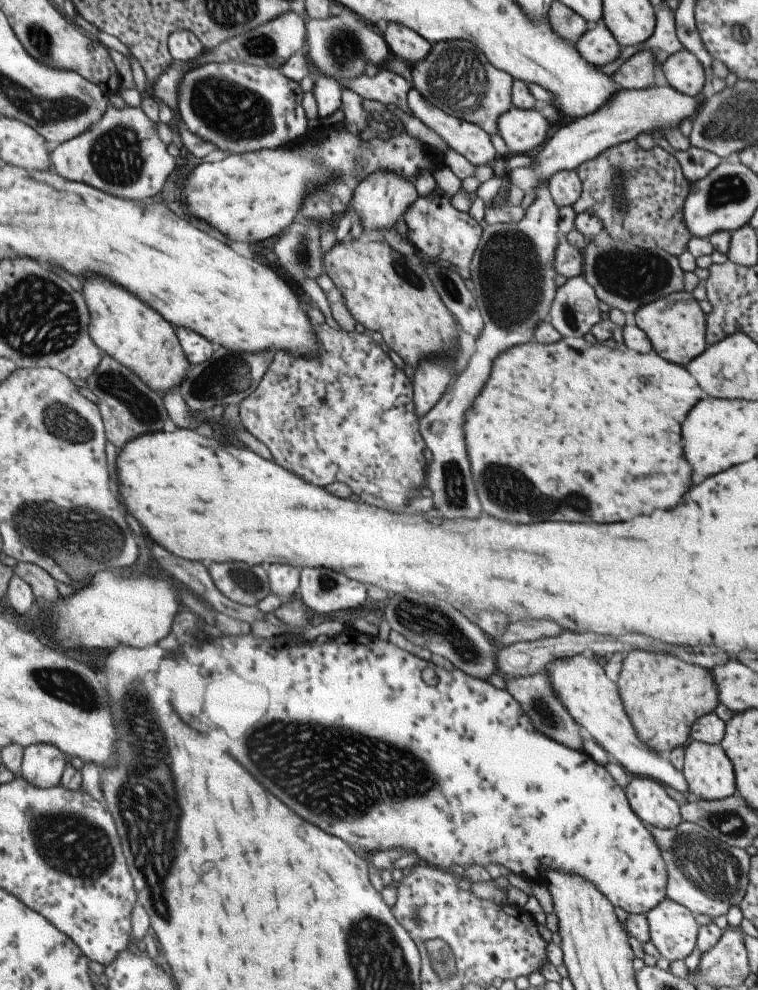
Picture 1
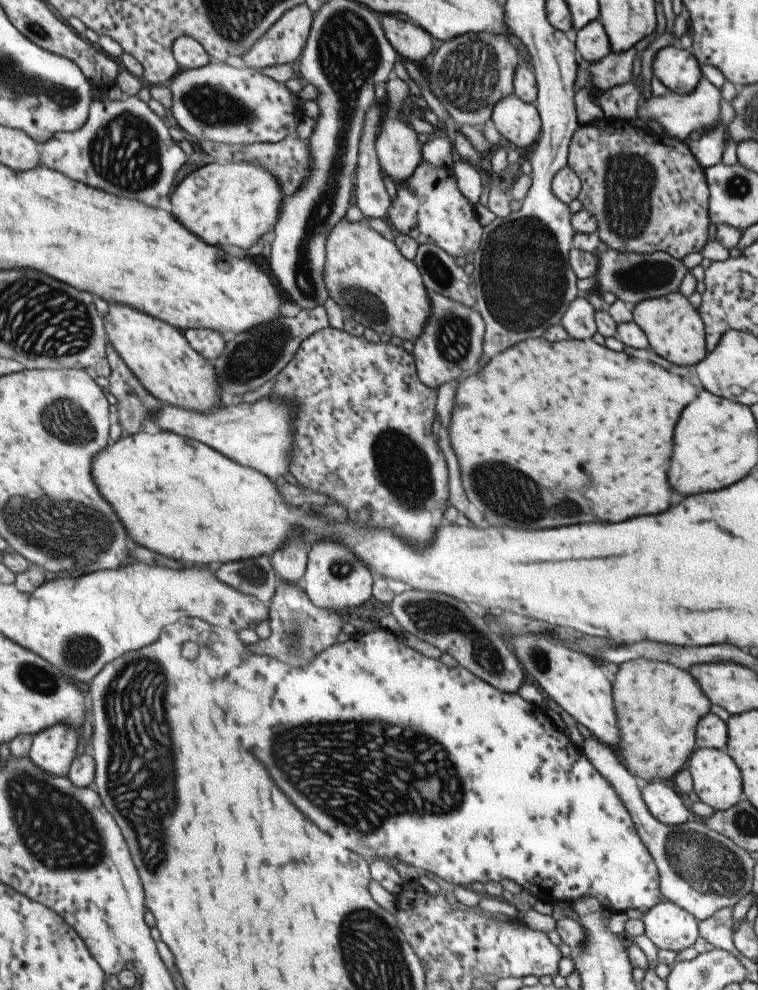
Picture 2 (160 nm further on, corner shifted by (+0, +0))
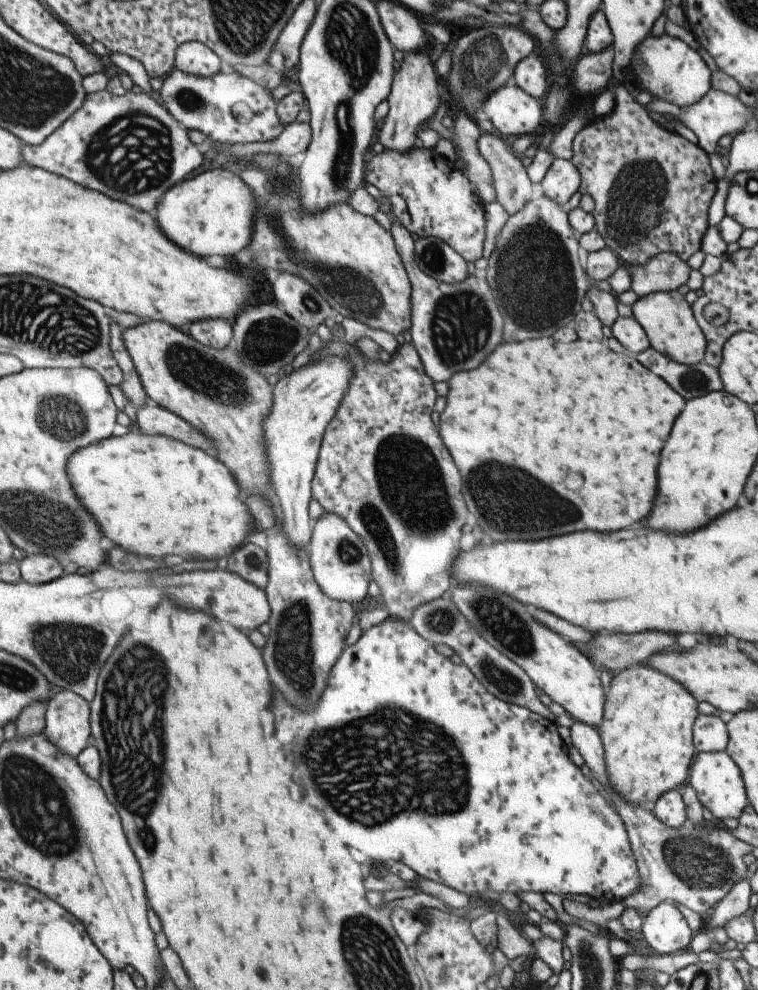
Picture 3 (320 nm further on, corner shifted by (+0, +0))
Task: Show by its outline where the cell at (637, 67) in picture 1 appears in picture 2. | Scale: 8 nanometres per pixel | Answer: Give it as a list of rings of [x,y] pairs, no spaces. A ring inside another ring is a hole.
[[[631,50],[616,55],[613,51],[600,58],[597,62],[589,63],[589,78],[591,88],[609,90],[611,86],[629,82],[631,76]]]

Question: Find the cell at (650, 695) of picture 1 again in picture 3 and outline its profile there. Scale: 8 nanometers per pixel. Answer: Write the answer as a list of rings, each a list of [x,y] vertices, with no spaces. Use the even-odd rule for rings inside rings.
[[[646,664],[627,667],[612,673],[611,677],[604,694],[603,714],[595,727],[603,747],[608,786],[626,803],[650,808],[658,796],[687,782],[688,768],[695,754],[692,726],[699,714],[697,702],[678,682]]]

